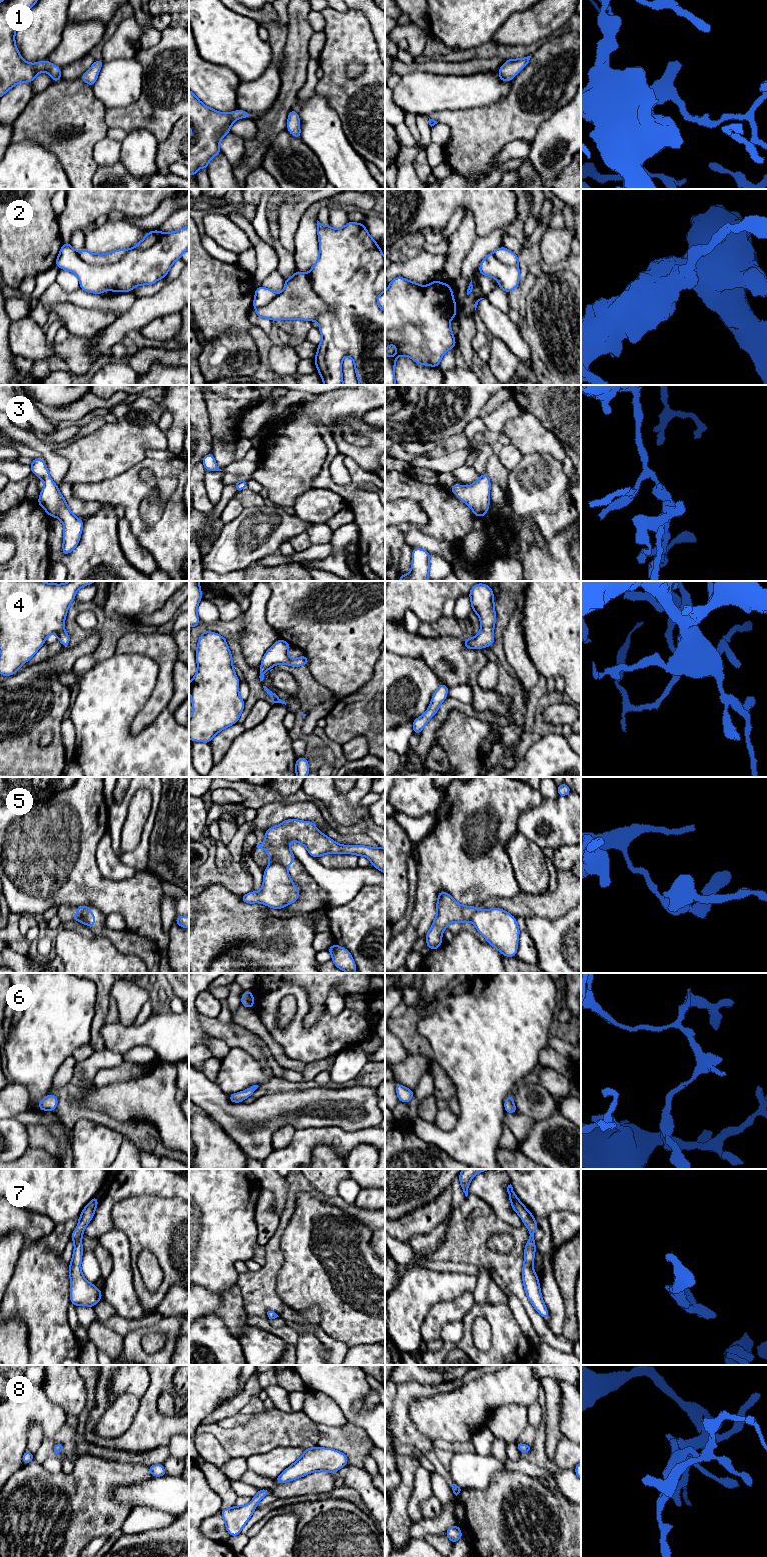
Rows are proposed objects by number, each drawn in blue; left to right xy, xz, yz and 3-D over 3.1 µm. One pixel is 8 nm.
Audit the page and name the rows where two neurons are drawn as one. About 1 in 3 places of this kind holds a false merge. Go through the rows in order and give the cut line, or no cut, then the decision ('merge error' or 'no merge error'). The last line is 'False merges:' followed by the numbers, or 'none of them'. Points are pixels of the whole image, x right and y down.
1: no cut; no merge error
2: cut in xy along (130, 249), (117, 261), (104, 264), (88, 264), (76, 253); merge error
3: no cut; no merge error
4: no cut; no merge error
5: cut in xz along (282, 864), (271, 863), (269, 865); merge error
6: no cut; no merge error
7: no cut; no merge error
8: no cut; no merge error
False merges: 2, 5

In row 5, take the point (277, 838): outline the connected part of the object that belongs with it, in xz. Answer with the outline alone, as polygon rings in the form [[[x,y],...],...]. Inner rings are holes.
[[[287,819],[265,831],[265,841],[257,844],[269,854],[269,865],[285,864],[292,869],[291,862],[297,860],[289,842],[296,841],[306,847],[310,856],[318,858],[325,854],[354,854],[367,857],[371,865],[385,874],[385,848],[365,845],[341,845],[320,832],[311,821]]]

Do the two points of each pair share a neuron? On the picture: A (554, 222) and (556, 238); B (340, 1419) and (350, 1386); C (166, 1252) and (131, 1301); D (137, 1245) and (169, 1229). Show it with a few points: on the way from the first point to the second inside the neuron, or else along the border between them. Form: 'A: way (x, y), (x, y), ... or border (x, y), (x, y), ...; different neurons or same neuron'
A: border (550, 226), (553, 228), (564, 227); different neurons
B: border (326, 1395), (337, 1404), (348, 1421); different neurons
C: border (131, 1271), (134, 1291), (144, 1309), (145, 1315); different neurons
D: way (145, 1237), (153, 1229), (161, 1229); same neuron

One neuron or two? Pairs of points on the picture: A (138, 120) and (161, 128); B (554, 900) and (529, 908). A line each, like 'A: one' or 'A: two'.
A: one
B: one

